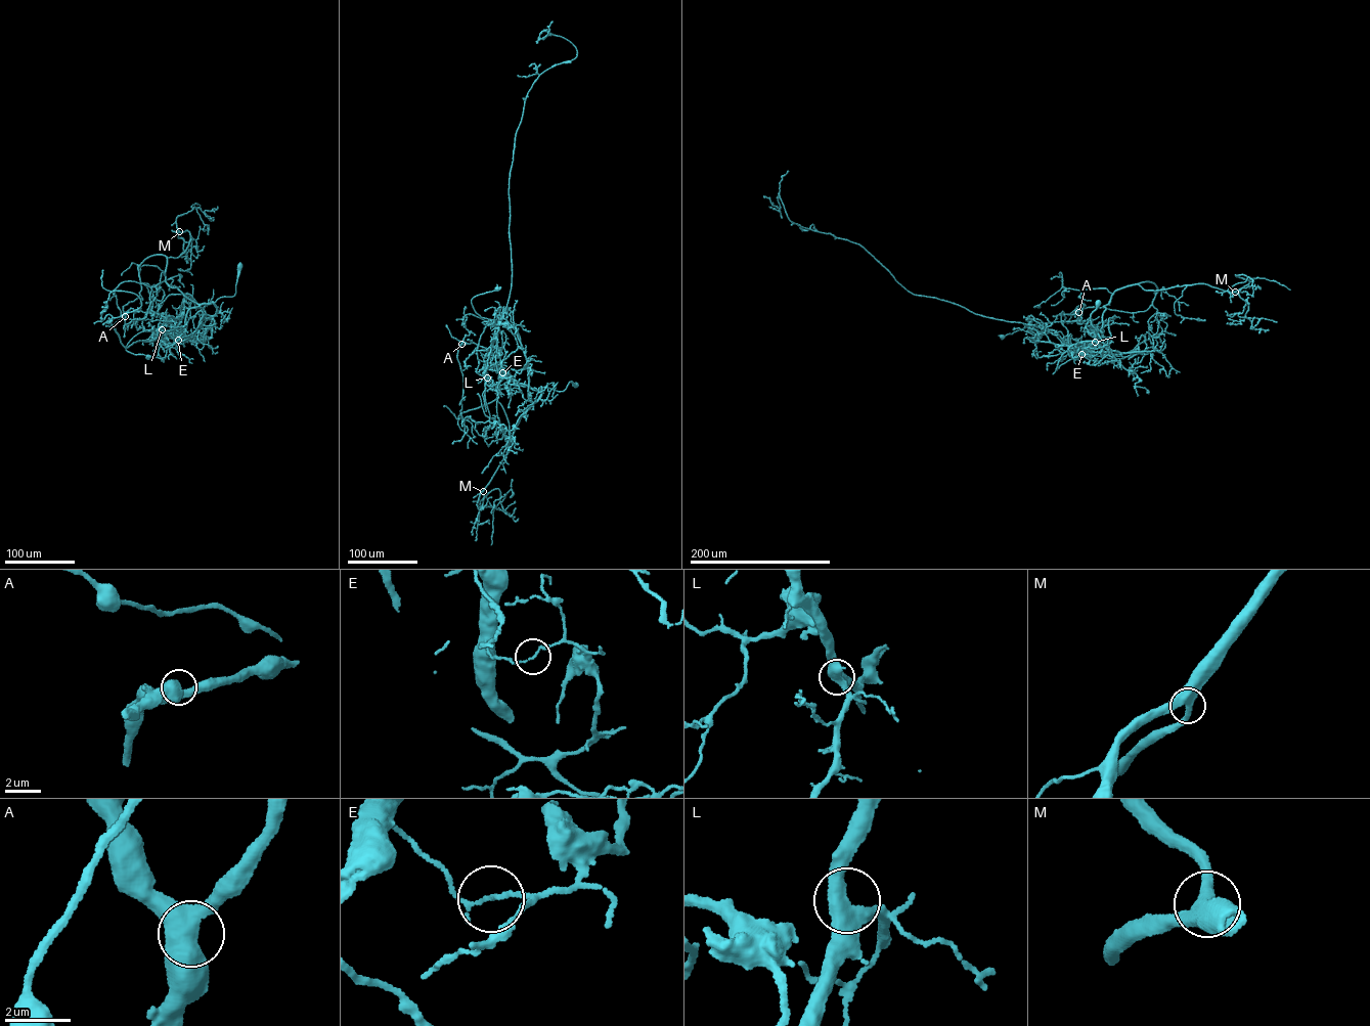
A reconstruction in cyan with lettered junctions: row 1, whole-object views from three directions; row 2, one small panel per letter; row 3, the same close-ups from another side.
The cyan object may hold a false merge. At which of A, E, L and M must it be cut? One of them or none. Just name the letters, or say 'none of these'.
E

